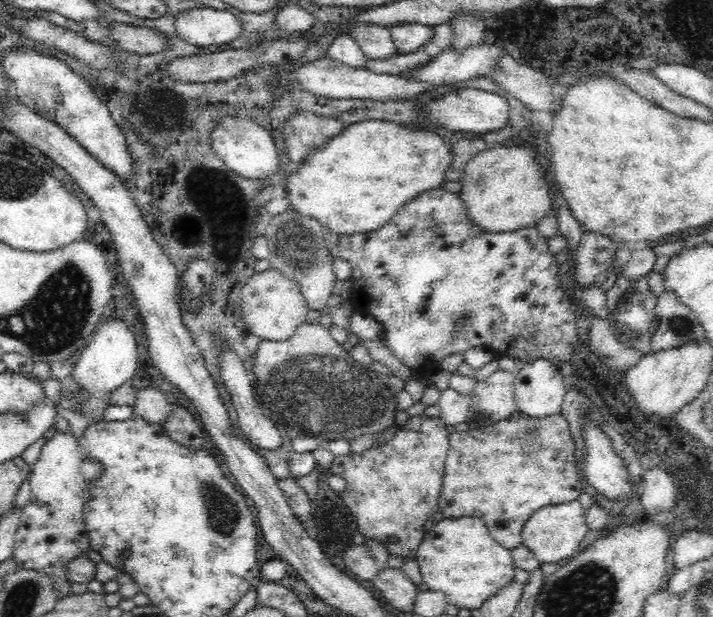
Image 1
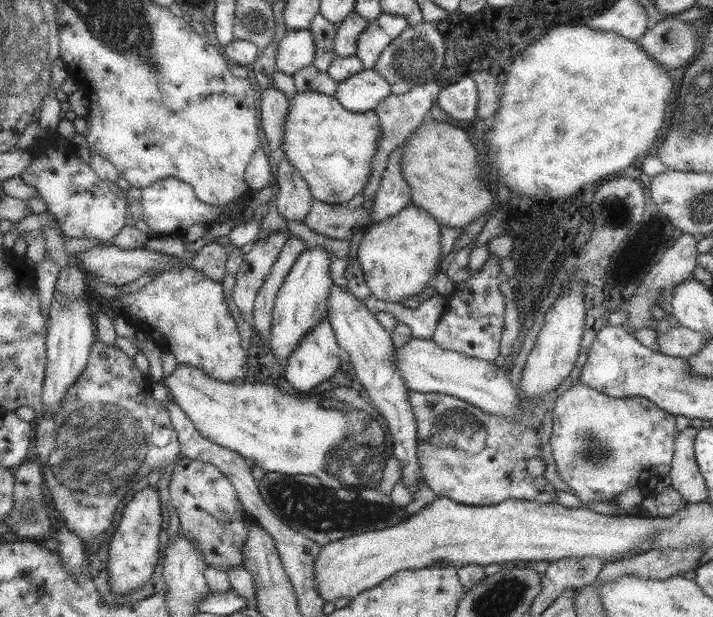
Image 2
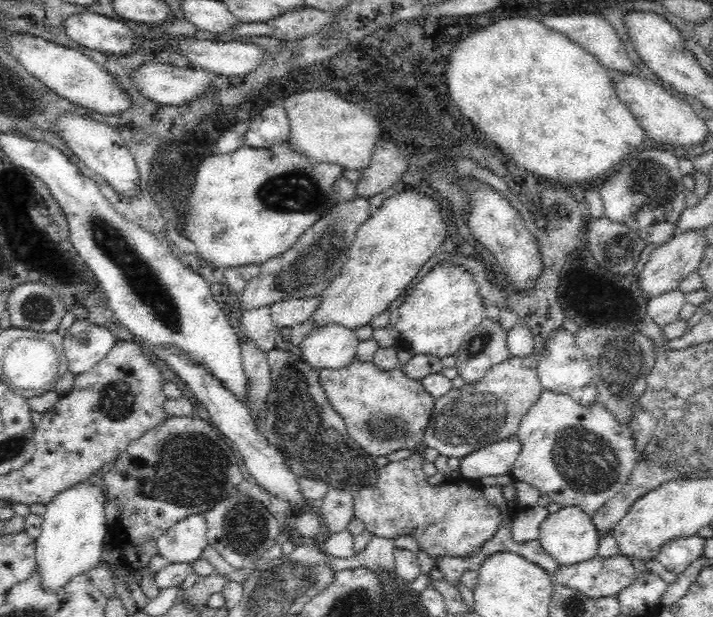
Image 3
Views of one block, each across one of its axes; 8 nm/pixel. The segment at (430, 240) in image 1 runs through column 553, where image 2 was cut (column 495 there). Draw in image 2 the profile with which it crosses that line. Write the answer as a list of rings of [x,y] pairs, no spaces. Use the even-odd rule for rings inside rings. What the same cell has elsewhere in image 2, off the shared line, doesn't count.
[[[489,254],[478,272],[470,272],[465,281],[454,283],[457,293],[447,296],[446,307],[437,321],[433,335],[429,338],[442,349],[459,352],[478,360],[493,363],[498,356],[499,334],[501,334],[501,318],[505,310],[503,294],[499,292],[499,259]]]

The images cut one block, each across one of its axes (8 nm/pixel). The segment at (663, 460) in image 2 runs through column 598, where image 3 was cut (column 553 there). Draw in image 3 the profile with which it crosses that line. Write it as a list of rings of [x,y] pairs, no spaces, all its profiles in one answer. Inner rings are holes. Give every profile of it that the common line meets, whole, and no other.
[[[543,390],[540,400],[538,400],[538,402],[530,408],[530,412],[524,416],[522,424],[517,430],[516,437],[518,437],[518,441],[520,441],[520,454],[518,454],[518,458],[516,458],[512,465],[510,474],[513,478],[538,488],[541,495],[549,496],[550,500],[552,502],[557,502],[561,508],[566,508],[568,505],[580,507],[591,517],[595,515],[595,512],[599,508],[602,508],[603,504],[606,504],[607,500],[610,500],[614,495],[617,495],[618,492],[622,491],[622,488],[626,485],[626,482],[634,471],[637,460],[633,432],[628,426],[618,423],[618,421],[612,417],[612,414],[610,414],[610,411],[604,407],[604,403],[600,402],[598,396],[590,405],[582,406],[574,401],[569,395],[554,394],[550,390]]]

